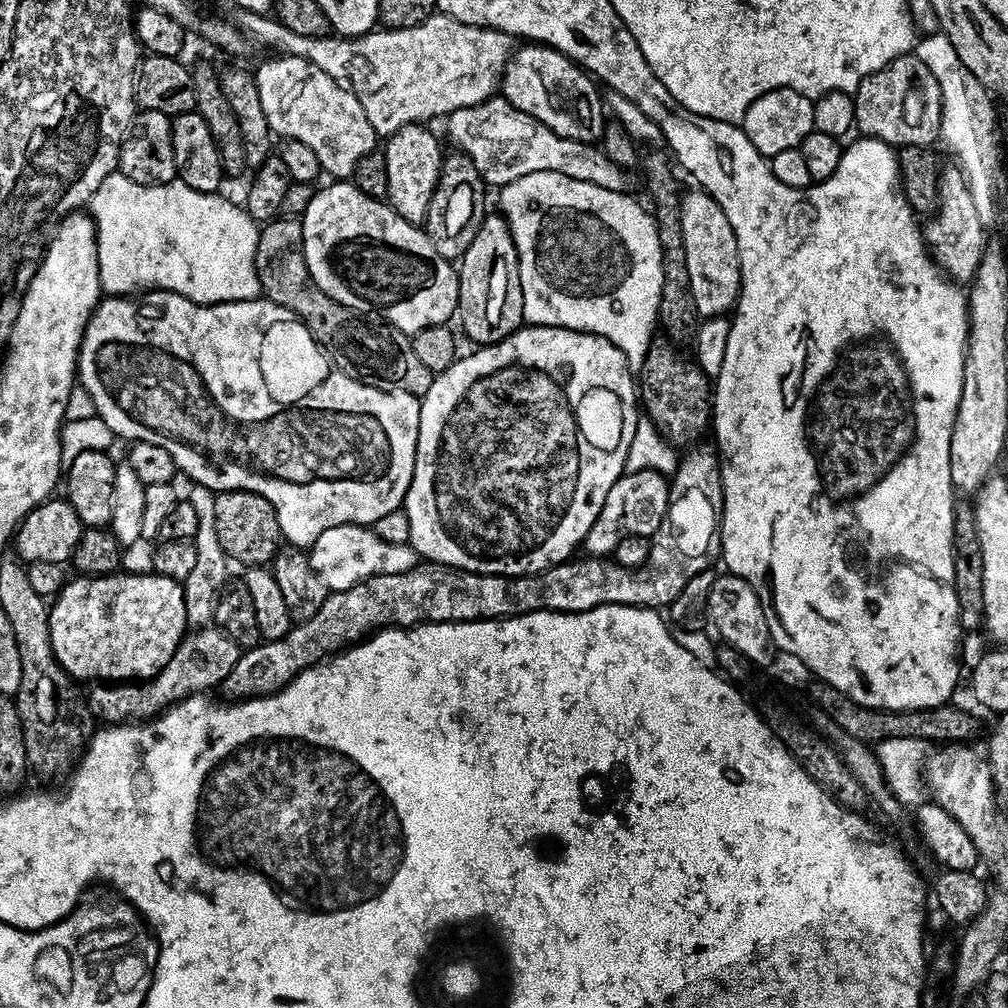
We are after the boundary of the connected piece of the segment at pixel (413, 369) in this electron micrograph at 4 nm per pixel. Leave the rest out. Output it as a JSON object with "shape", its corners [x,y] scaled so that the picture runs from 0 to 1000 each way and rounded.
{"shape":[[[278,214],[265,219],[258,226],[254,271],[259,291],[293,312],[304,327],[308,327],[325,356],[347,375],[380,389],[402,389],[420,395],[423,387],[427,387],[431,371],[423,367],[423,363],[419,363],[418,357],[411,351],[408,336],[368,309],[344,306],[324,294],[312,280],[301,248],[302,224],[297,217]]]}

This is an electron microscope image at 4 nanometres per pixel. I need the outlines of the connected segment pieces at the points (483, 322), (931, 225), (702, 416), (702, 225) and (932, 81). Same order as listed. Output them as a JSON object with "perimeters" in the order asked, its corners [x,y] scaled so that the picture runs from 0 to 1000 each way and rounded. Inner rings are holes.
{"perimeters":[[[[481,213],[470,240],[454,259],[454,318],[472,343],[498,339],[521,320],[512,241],[503,218],[499,213],[491,213]]],[[[951,165],[945,167],[938,166],[933,173],[933,200],[927,212],[920,215],[921,223],[916,223],[917,241],[921,243],[922,251],[926,258],[933,263],[934,267],[943,277],[949,280],[963,279],[968,273],[970,264],[976,255],[976,247],[982,241],[982,235],[979,234],[978,224],[970,214],[969,205],[966,204],[966,195],[963,192],[963,185],[956,174],[956,170]]],[[[648,336],[647,342],[643,344],[643,350],[639,356],[639,362],[633,367],[633,397],[641,408],[642,416],[649,419],[649,423],[668,442],[687,442],[695,436],[694,433],[704,425],[706,416],[707,386],[704,384],[704,375],[695,367],[689,356],[678,353],[670,340],[662,336]]],[[[697,188],[680,189],[675,200],[677,240],[681,240],[681,264],[685,268],[685,288],[688,288],[691,314],[716,313],[729,307],[734,296],[732,240],[720,212],[708,195]]],[[[907,54],[892,56],[887,58],[887,62],[875,65],[875,69],[867,69],[867,73],[853,79],[847,92],[847,113],[849,114],[847,127],[854,136],[874,139],[890,148],[899,145],[920,147],[934,138],[935,109],[935,89],[932,88],[930,77],[923,71],[923,66]]]]}

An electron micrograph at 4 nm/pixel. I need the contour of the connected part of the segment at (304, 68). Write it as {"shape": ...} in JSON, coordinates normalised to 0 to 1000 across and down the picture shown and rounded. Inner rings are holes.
{"shape":[[[283,55],[274,59],[278,60],[266,60],[252,71],[264,121],[268,121],[275,136],[308,145],[324,174],[326,171],[329,177],[348,176],[355,157],[370,151],[375,142],[371,125],[367,125],[363,109],[359,109],[359,101],[307,60]]]}

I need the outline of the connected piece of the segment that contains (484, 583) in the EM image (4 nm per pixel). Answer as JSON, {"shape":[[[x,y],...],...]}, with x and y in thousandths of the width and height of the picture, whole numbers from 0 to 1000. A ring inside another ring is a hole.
{"shape":[[[691,439],[689,442],[684,443],[683,448],[674,453],[672,466],[665,473],[665,483],[663,486],[663,509],[659,512],[659,517],[653,522],[653,526],[645,533],[646,540],[644,542],[644,552],[641,562],[636,563],[619,563],[617,561],[608,558],[603,554],[578,554],[579,556],[571,556],[572,554],[564,554],[559,560],[552,560],[548,563],[543,563],[537,567],[527,567],[521,571],[495,571],[494,569],[474,569],[473,567],[460,567],[456,563],[442,563],[438,560],[430,560],[428,558],[414,559],[412,563],[403,565],[403,569],[371,569],[367,573],[363,573],[359,577],[355,577],[351,581],[347,581],[347,585],[335,585],[334,587],[326,587],[323,597],[319,597],[315,609],[312,609],[312,613],[306,613],[304,617],[299,619],[291,618],[290,624],[286,626],[280,633],[275,635],[262,635],[254,640],[253,643],[243,643],[238,648],[236,657],[232,657],[232,665],[228,665],[228,669],[222,674],[220,686],[226,692],[249,692],[252,690],[269,690],[272,687],[277,687],[283,683],[285,679],[297,669],[306,663],[313,663],[322,653],[328,653],[335,647],[341,646],[343,643],[356,639],[358,635],[364,635],[370,627],[376,627],[382,623],[412,623],[415,619],[465,619],[468,615],[504,615],[508,611],[517,611],[518,609],[526,609],[527,607],[580,607],[581,605],[589,605],[598,599],[623,599],[626,603],[650,603],[652,605],[662,604],[669,597],[669,593],[673,593],[673,589],[677,589],[677,585],[681,582],[681,577],[685,577],[685,573],[688,573],[688,569],[696,569],[703,566],[707,563],[706,559],[711,559],[714,547],[714,518],[718,511],[718,473],[716,471],[716,456],[712,451],[711,445],[705,439]]]}

